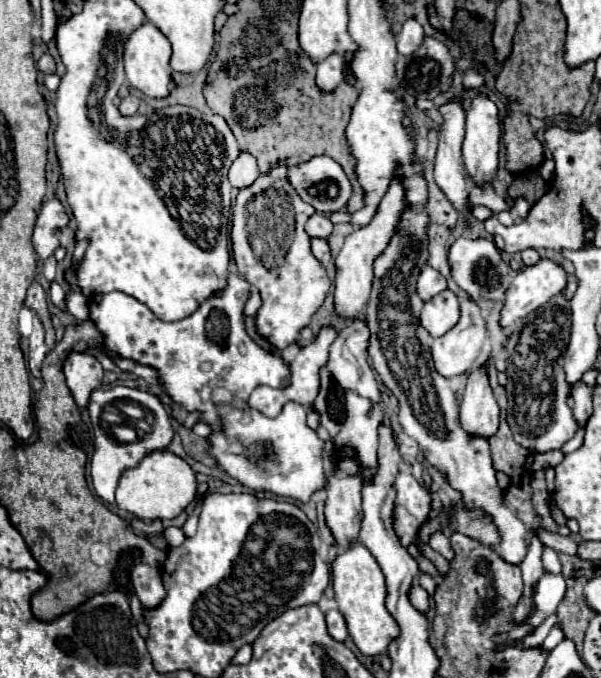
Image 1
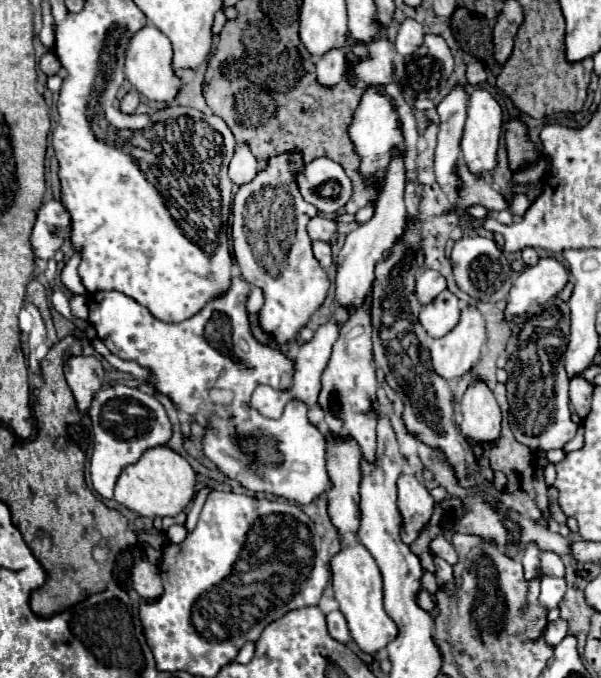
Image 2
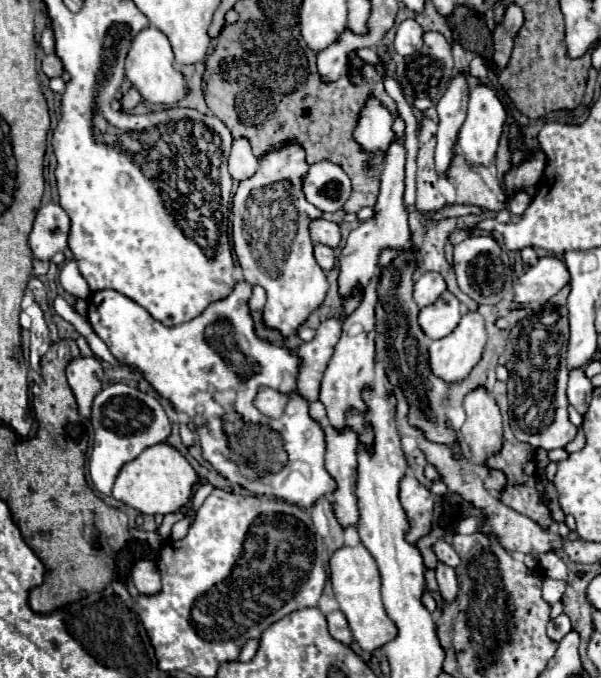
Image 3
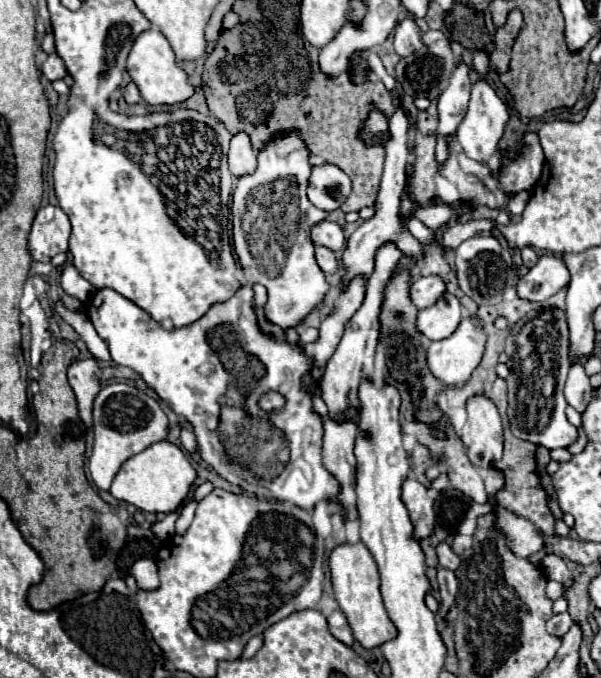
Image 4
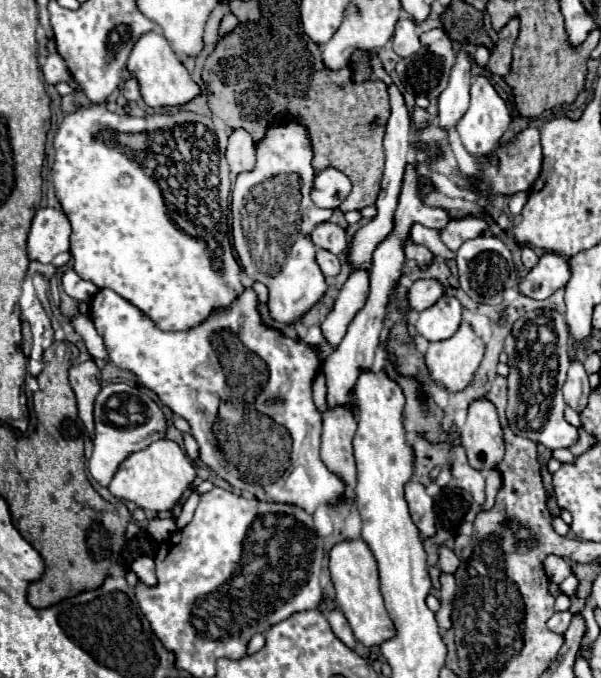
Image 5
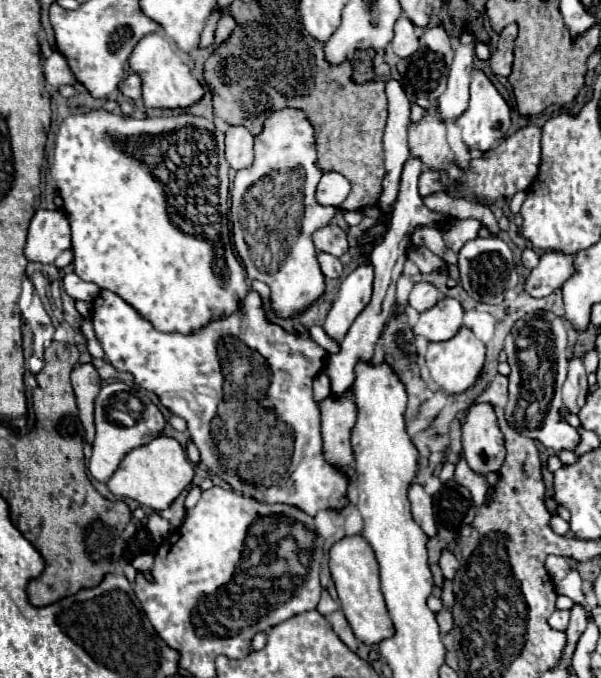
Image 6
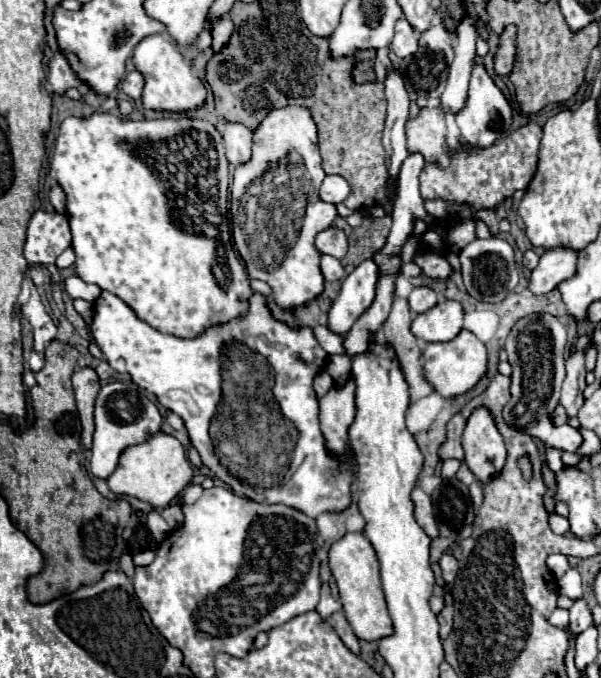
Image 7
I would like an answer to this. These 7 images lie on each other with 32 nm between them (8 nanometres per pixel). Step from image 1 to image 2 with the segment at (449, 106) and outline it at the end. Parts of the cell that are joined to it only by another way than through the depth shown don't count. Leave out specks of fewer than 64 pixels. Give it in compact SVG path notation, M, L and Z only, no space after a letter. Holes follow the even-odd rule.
M456 84L438 104L440 130L438 130L434 174L440 184L448 184L456 190L460 186L460 180L454 174L454 166L460 158L460 136L466 120L466 104L468 104L466 84Z

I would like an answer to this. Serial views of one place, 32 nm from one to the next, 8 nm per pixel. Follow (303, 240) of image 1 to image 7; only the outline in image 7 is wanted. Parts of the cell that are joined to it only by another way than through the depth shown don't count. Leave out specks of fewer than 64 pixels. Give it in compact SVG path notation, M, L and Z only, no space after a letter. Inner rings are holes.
M284 106L270 110L260 122L260 128L256 128L254 132L252 158L248 160L248 164L240 164L240 168L234 168L234 180L230 190L234 244L246 264L250 278L258 278L270 284L276 302L288 310L316 298L324 288L324 278L320 272L320 252L314 244L314 238L316 234L328 230L334 218L338 216L336 206L322 202L318 196L324 176L326 172L320 160L316 122L312 120L308 108L300 106Z

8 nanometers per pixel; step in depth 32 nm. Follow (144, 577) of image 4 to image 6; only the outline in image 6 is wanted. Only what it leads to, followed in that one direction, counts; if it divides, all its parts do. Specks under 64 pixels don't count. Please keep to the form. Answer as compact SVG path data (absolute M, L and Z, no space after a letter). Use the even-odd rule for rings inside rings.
M146 552L146 554L140 554L140 556L136 556L136 560L132 560L134 568L136 568L136 570L140 570L146 578L150 578L148 570L150 570L152 562L154 562L154 554L148 554L148 552Z

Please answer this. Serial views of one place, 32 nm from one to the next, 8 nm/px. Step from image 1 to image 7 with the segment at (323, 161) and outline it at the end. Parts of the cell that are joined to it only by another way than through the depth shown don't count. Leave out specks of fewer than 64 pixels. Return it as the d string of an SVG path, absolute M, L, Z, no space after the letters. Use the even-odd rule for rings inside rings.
M332 174L332 176L326 176L322 186L320 186L320 198L324 202L332 202L332 204L340 204L348 198L350 194L350 186L348 182L338 176L338 174Z

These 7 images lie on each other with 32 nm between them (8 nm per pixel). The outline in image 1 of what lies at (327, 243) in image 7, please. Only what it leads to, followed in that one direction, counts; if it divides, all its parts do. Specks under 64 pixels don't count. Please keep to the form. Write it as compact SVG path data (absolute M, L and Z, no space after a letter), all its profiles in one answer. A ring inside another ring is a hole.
M314 214L308 222L306 222L306 232L310 238L322 238L328 240L334 232L334 224L330 222L330 218L326 218L324 214Z

